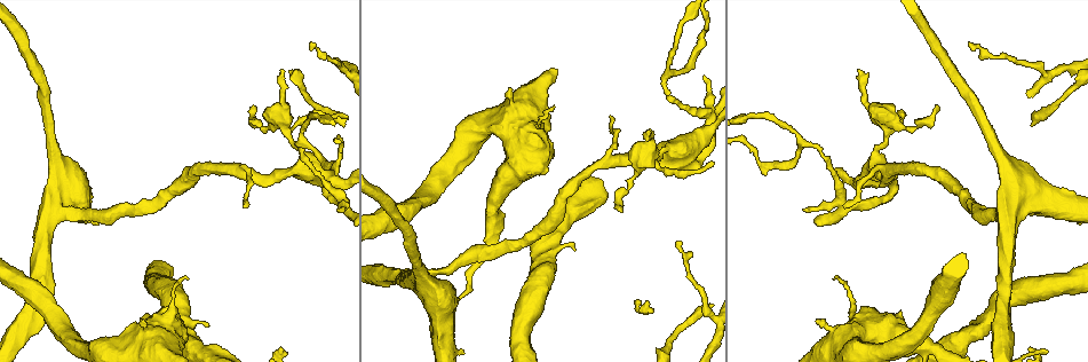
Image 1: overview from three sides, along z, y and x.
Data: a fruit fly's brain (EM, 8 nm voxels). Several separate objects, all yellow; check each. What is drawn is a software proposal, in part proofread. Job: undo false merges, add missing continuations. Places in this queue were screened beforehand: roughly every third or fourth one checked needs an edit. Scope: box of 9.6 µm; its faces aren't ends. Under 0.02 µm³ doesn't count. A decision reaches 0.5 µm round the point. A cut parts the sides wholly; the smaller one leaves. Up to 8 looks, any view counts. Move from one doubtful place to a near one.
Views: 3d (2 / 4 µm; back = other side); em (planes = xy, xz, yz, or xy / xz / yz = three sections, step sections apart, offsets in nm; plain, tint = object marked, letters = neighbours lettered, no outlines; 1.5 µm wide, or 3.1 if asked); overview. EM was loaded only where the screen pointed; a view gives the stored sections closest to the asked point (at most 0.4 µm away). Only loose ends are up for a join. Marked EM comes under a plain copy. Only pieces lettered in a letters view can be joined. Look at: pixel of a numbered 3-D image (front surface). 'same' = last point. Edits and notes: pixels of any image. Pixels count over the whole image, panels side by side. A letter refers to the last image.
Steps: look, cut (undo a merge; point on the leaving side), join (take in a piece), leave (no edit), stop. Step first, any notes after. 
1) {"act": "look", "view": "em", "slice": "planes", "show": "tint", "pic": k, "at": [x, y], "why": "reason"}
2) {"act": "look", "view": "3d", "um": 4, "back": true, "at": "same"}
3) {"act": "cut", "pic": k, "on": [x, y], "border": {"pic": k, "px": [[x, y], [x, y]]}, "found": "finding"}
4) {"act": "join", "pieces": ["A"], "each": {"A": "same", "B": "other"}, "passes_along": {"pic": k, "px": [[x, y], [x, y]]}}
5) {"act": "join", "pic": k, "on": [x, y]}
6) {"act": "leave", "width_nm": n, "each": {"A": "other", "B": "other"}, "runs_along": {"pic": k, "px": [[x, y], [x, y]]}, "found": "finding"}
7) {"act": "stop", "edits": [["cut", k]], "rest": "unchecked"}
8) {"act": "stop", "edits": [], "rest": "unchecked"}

{"act": "look", "view": "em", "slice": "xy", "step": 4, "show": "tint", "pic": 1, "at": [553, 110], "why": "tapers out"}

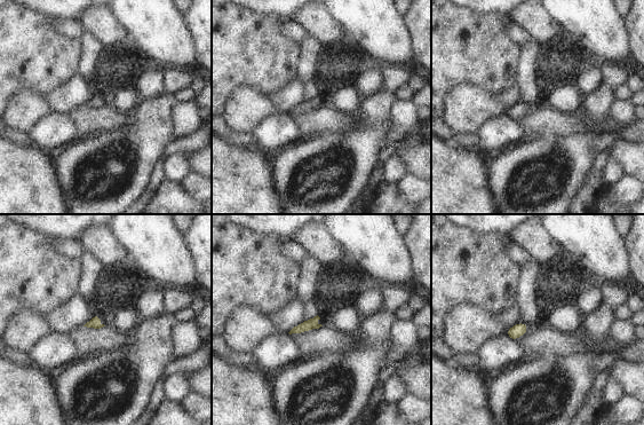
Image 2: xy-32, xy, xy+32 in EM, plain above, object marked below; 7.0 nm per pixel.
{"act": "look", "view": "em", "slice": "planes", "show": "letters", "at": "same", "why": "another direction"}

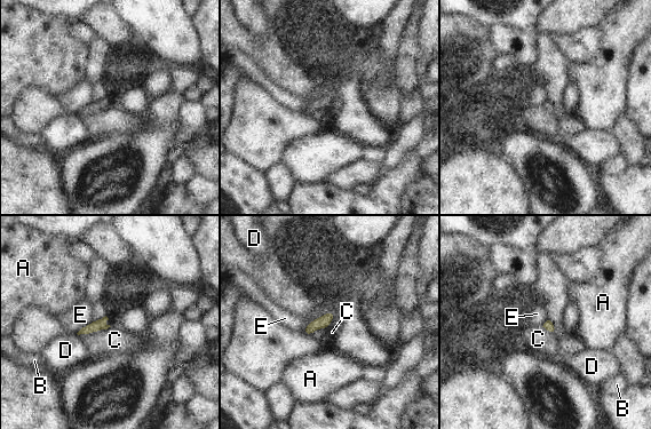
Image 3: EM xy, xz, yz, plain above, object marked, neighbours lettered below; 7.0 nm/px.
{"act": "leave", "width_nm": 70, "each": {"A": "other", "B": "other", "C": "other", "D": "other", "E": "other"}, "border": {"pic": 3, "px": [[110, 326], [79, 335]]}, "found": "no lettered piece goes on from it"}

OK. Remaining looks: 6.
{"act": "look", "view": "em", "slice": "yz", "step": 8, "show": "letters", "pic": 1, "at": [886, 124]}

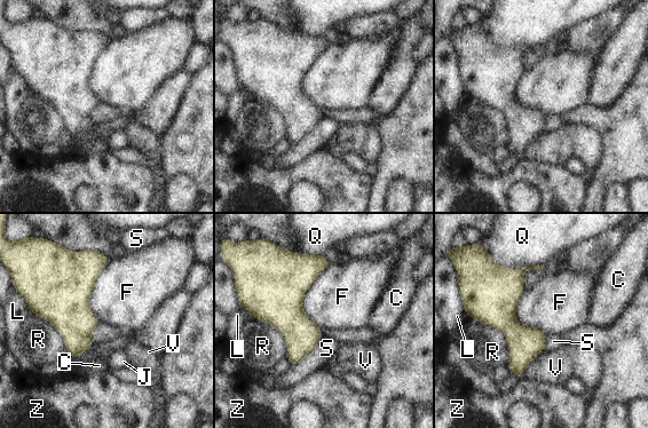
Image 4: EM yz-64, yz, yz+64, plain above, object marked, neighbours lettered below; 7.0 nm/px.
{"act": "leave", "width_nm": 240, "each": {"C": "other", "F": "other", "J": "other", "L": "other", "Q": "other", "R": "other", "S": "other", "V": "other", "Z": "other"}, "border": {"pic": 4, "px": [[468, 316], [504, 334], [507, 365]]}, "found": "one neuron here"}

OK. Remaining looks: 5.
{"act": "look", "view": "em", "slice": "planes", "show": "letters", "pic": 1, "at": [968, 43], "why": "free end"}

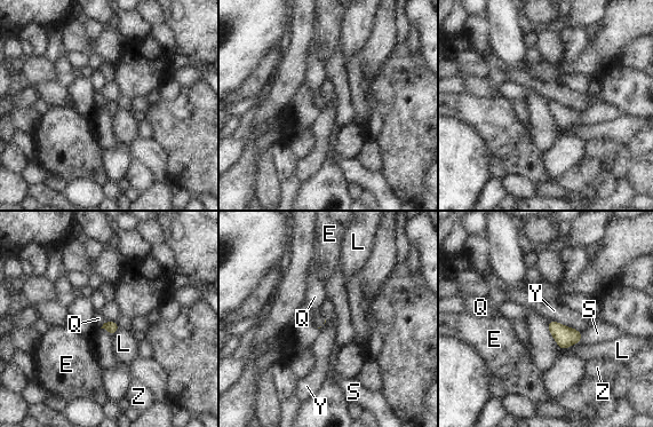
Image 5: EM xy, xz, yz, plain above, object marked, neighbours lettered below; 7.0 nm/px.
{"act": "join", "pieces": ["Q"], "each": {"E": "other", "L": "other", "Q": "same", "S": "other", "Y": "other", "Z": "other"}, "passes_along": {"pic": 5, "px": [[110, 326], [103, 324], [100, 321]]}, "found": "the neuron continues"}

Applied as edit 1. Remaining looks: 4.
{"act": "stop", "edits": [["join", 5]], "rest": "unchecked"}

